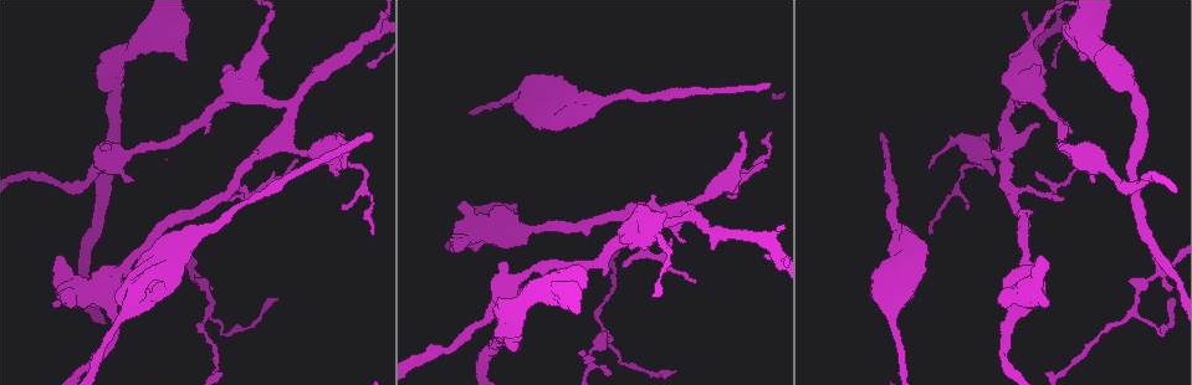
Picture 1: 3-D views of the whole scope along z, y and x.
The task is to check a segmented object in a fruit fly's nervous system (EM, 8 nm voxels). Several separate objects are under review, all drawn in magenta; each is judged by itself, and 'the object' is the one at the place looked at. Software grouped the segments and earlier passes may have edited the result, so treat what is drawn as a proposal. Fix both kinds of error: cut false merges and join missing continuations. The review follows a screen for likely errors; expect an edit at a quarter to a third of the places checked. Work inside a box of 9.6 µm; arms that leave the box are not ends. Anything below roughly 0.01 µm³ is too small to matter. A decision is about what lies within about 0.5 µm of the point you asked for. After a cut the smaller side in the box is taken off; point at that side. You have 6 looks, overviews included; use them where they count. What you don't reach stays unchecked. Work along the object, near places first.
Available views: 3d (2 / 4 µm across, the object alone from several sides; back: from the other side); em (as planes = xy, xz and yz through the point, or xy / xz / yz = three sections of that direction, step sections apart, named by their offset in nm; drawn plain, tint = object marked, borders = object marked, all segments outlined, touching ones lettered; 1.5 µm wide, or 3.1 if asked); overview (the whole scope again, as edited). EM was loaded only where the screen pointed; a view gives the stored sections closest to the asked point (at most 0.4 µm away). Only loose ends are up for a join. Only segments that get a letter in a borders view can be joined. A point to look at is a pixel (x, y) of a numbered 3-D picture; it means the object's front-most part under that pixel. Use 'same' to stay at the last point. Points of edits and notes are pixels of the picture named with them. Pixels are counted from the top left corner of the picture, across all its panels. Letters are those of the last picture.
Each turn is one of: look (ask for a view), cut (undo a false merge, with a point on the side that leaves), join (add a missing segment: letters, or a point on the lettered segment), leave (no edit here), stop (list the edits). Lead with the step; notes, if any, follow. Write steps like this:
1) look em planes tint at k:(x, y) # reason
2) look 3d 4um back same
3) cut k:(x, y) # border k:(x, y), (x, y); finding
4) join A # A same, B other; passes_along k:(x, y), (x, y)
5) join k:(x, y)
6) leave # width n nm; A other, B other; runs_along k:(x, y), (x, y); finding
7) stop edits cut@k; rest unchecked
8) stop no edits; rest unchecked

look 3d 4um at 1:(461, 201) # branch stops here

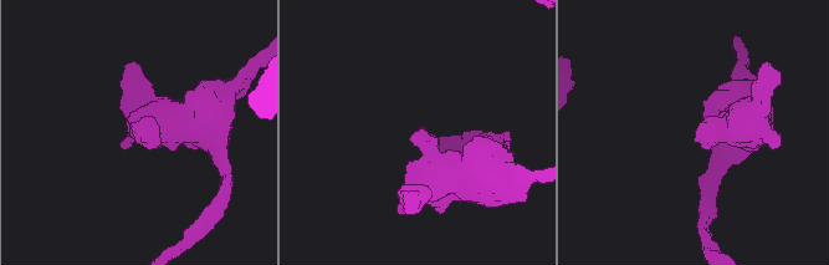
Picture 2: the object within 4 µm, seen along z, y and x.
look em planes tint at 2:(695, 141) # need the tissue

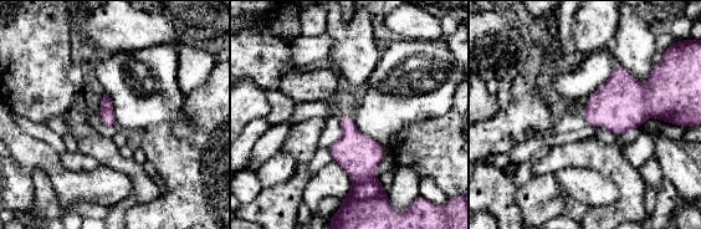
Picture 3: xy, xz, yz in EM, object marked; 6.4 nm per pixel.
look em planes borders same

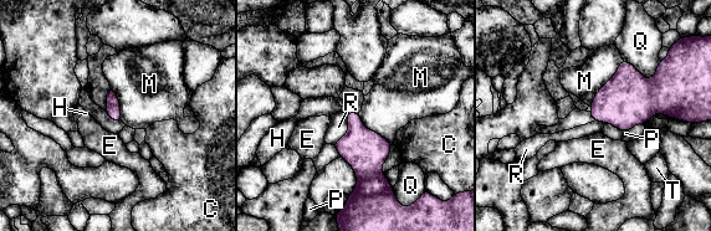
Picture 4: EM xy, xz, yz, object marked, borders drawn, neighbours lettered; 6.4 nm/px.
leave # C other, E other, H other, M other, P other, Q other, R other, T other; border 4:(623, 60), (591, 106); no lettered segment goes on from it

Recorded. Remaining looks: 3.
look 3d 2um at 1:(1094, 181) # free end

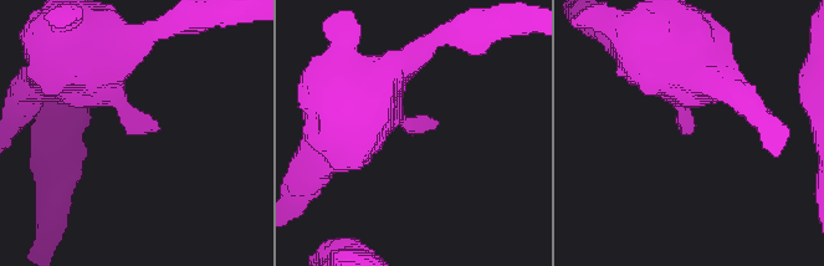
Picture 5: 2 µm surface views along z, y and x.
look em xy step 4 borders at 5:(435, 130) # shape alone is not enough

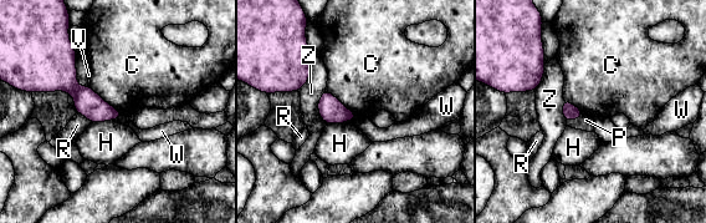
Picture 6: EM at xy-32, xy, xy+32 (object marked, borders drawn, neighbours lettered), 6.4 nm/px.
leave # longest_contact C 280 nm; C other, H other, P other, R other, V other, W other, Z other; runs_along 6:(49, 85), (117, 115); no lettered segment goes on from it

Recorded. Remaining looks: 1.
look em planes borders at 1:(186, 60) # branch stops here

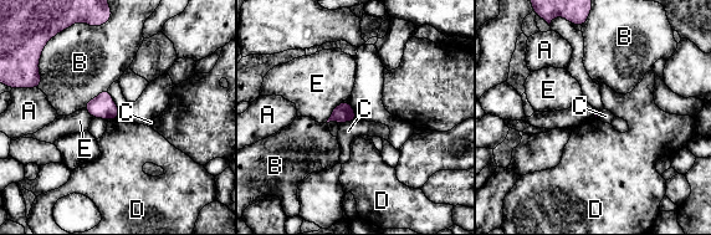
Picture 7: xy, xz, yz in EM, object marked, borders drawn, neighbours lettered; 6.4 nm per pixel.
leave # A other, B other, C other, D other, E other; border 7:(357, 118), (341, 124); no lettered segment goes on from it

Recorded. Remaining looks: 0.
stop no edits; rest unchecked

